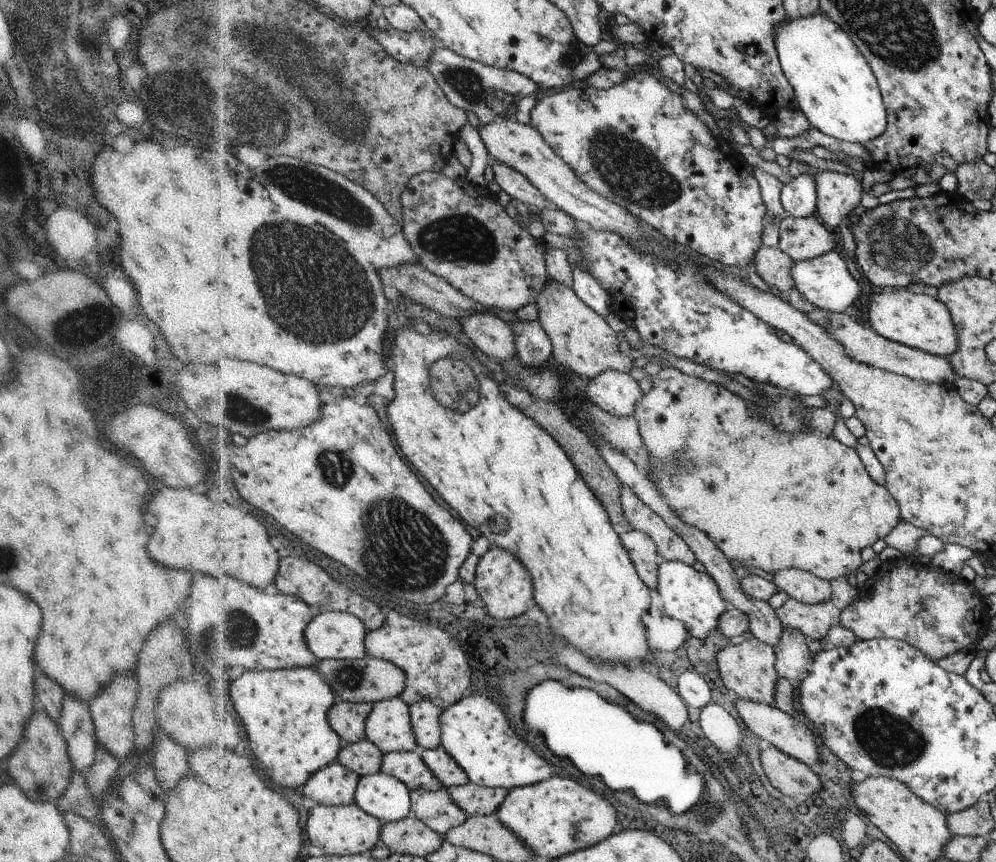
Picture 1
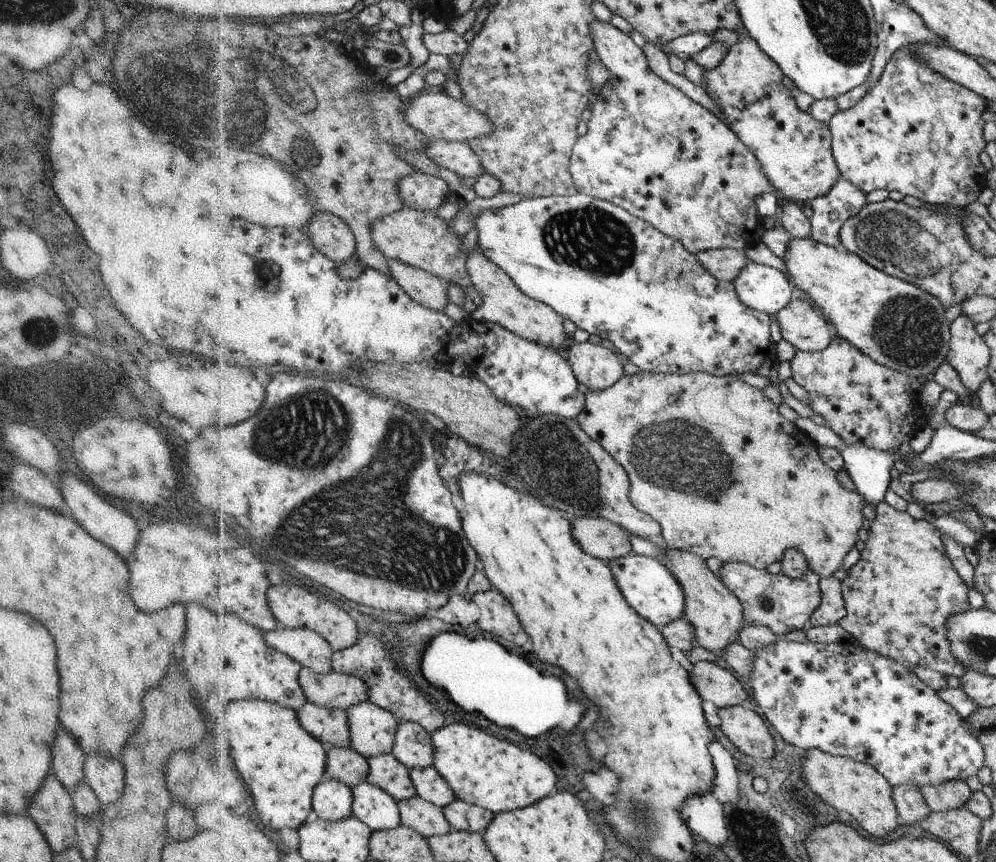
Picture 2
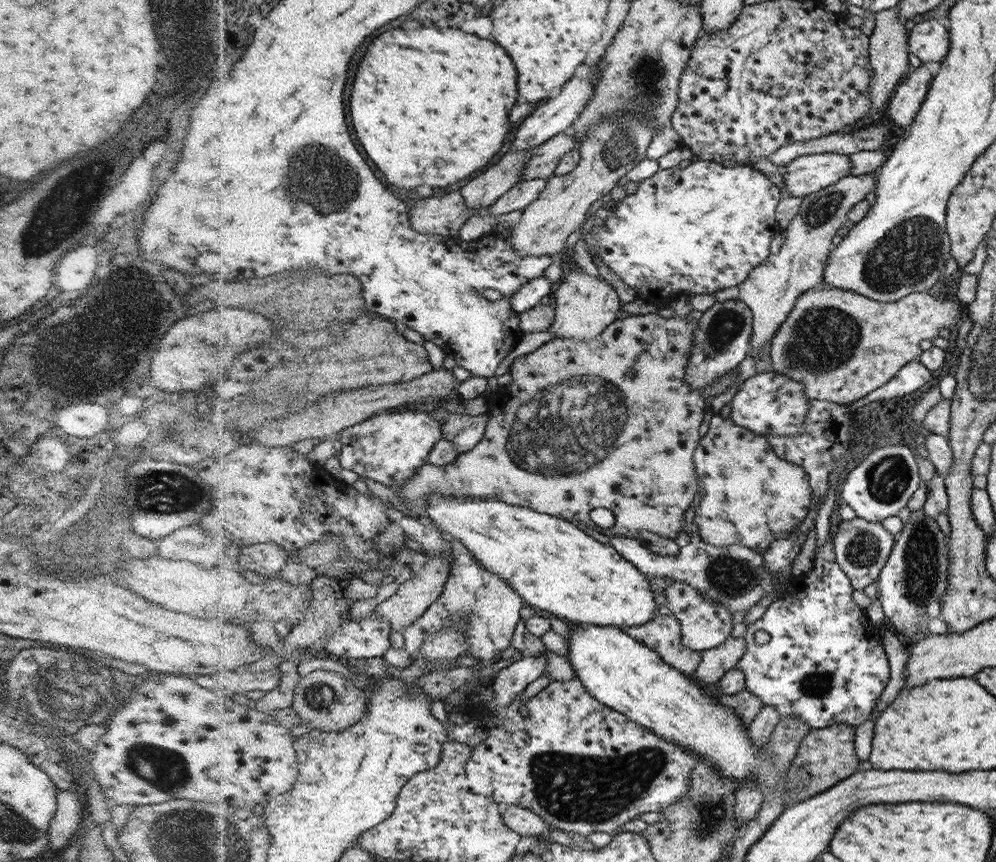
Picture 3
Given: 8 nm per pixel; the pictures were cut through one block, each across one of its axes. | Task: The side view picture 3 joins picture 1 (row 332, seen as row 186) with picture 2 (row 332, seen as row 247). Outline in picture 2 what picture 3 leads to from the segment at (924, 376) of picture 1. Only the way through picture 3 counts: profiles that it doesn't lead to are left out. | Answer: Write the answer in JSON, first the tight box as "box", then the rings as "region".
{"box":[775,300,834,352],"region":[[[793,300],[775,316],[782,338],[798,351],[822,352],[834,340],[834,329],[808,301]]]}

